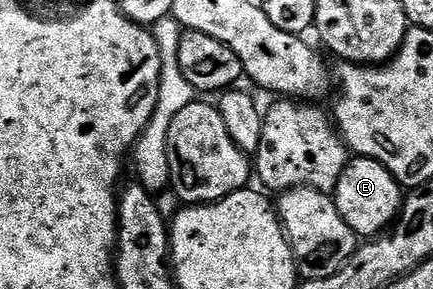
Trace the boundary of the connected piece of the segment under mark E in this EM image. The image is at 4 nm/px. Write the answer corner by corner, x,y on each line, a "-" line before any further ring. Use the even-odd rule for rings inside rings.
350,158
349,163
343,169
343,175
339,177
339,185
331,194
333,204
339,209
339,217
343,217
343,221
347,221
347,225
351,225
351,229
358,237
376,237
388,232
401,213
402,186
383,164
374,159

